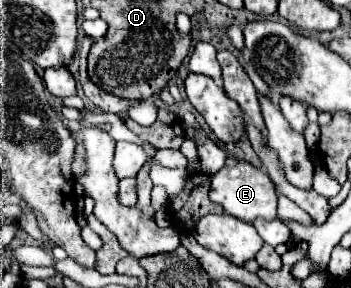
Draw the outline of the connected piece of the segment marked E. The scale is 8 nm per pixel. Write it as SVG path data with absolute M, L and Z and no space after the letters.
M238 162L236 166L224 166L220 172L212 176L212 186L210 186L210 198L224 208L226 214L236 216L246 222L254 222L254 218L262 216L264 220L274 220L276 218L276 190L272 180L254 168L248 162Z

